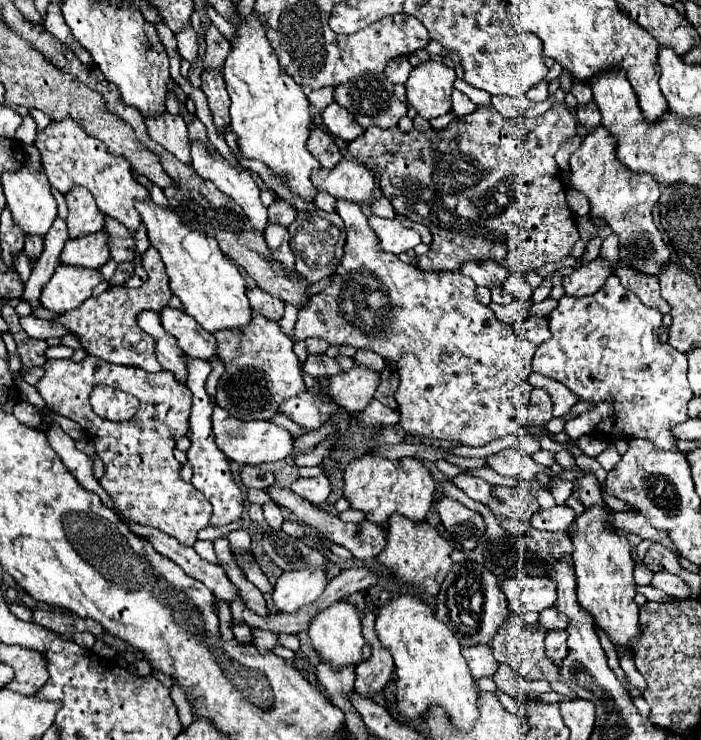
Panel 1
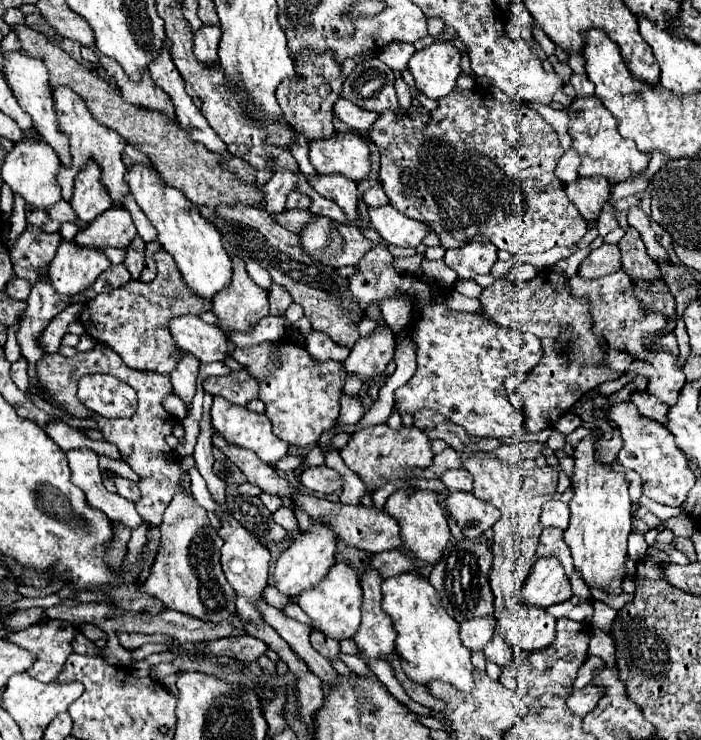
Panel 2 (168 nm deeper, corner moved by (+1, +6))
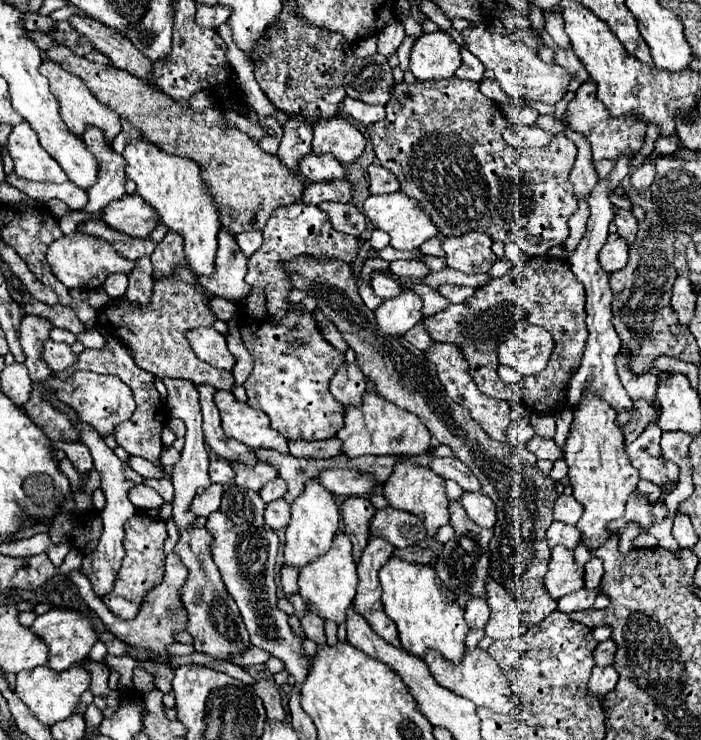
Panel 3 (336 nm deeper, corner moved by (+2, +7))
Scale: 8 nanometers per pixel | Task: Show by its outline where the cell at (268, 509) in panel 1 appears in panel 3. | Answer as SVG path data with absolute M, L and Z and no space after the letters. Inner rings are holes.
M277 478L277 480L273 480L273 482L269 482L265 488L261 488L261 498L265 500L265 502L273 502L273 500L277 500L277 498L283 498L283 494L287 492L287 484L285 484L285 480L283 478Z

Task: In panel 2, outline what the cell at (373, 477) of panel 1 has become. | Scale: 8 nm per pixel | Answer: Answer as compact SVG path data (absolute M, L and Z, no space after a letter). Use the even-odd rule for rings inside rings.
M382 423L352 433L346 447L340 449L340 457L354 473L362 477L368 487L378 489L392 477L412 479L412 467L428 467L432 463L434 453L430 451L430 437L422 429L416 429L414 425L402 425L398 431L394 431L386 423Z

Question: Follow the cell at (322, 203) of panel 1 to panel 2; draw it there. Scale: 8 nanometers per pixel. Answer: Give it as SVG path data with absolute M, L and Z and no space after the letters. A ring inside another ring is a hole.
M300 133L294 135L294 141L296 141L296 143L290 147L290 151L292 151L292 157L296 159L300 171L302 171L304 175L316 173L314 167L312 167L312 163L310 163L310 159L308 159L308 143L310 143L310 141L308 141L304 135L300 135Z

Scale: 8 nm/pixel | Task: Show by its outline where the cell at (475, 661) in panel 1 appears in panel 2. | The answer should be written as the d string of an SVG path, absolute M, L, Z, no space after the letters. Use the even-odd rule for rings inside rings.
M492 615L474 617L460 623L460 637L470 651L480 651L490 641L494 629L496 629L496 619Z

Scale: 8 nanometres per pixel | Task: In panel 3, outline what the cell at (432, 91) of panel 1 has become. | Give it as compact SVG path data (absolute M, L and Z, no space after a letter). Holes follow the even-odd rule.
M443 30L423 34L411 50L411 72L419 82L447 80L461 66L459 44Z

